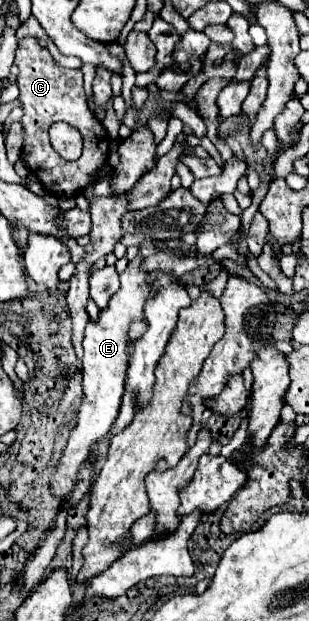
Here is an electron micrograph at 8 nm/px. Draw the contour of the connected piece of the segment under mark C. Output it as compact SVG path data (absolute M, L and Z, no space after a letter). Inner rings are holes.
M26 37L18 43L16 65L20 67L20 75L16 83L20 87L20 101L24 109L22 125L26 131L22 159L28 165L28 169L40 177L40 181L46 185L46 189L52 195L72 197L82 187L90 185L90 175L96 173L96 169L108 161L108 151L110 151L110 139L104 125L88 109L82 71L64 69L62 65L58 65L54 57L48 53L48 49L42 49L34 37ZM56 121L66 121L82 133L84 153L78 161L66 161L52 149L48 139L48 129Z

